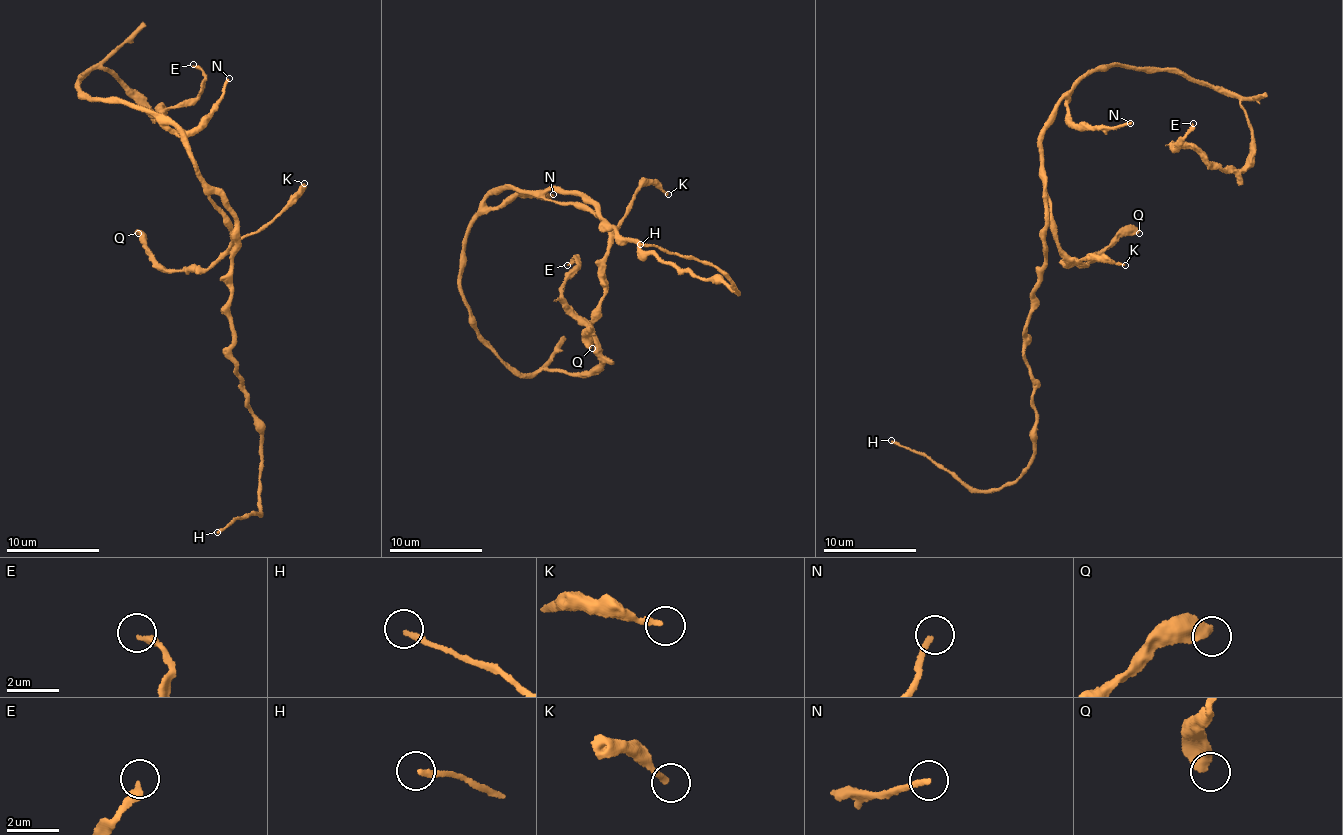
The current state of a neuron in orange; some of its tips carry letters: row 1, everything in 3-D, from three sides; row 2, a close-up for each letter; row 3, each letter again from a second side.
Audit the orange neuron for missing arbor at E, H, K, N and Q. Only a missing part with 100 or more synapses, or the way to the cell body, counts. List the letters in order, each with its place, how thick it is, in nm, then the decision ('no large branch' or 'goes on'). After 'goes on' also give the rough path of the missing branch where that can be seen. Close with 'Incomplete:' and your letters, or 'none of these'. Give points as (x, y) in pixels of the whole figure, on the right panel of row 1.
E: at (1193, 123); 240 nm thick; no large branch
H: at (891, 440); 200 nm thick; no large branch
K: at (1125, 265); 200 nm thick; no large branch
N: at (1130, 123); 220 nm thick; no large branch
Q: at (1139, 233); 480 nm thick; no large branch
Incomplete: none of these

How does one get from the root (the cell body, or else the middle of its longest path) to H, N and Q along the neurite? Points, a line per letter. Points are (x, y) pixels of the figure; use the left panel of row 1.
H: (197, 174), (236, 221), (230, 360), (259, 431), (260, 513), (235, 518), (217, 532)
N: (197, 174), (197, 164), (186, 137), (167, 123), (180, 131), (206, 125), (223, 98), (229, 78)
Q: (197, 174), (203, 192), (230, 232), (226, 255), (200, 271), (192, 265), (171, 270), (150, 256), (138, 233)

